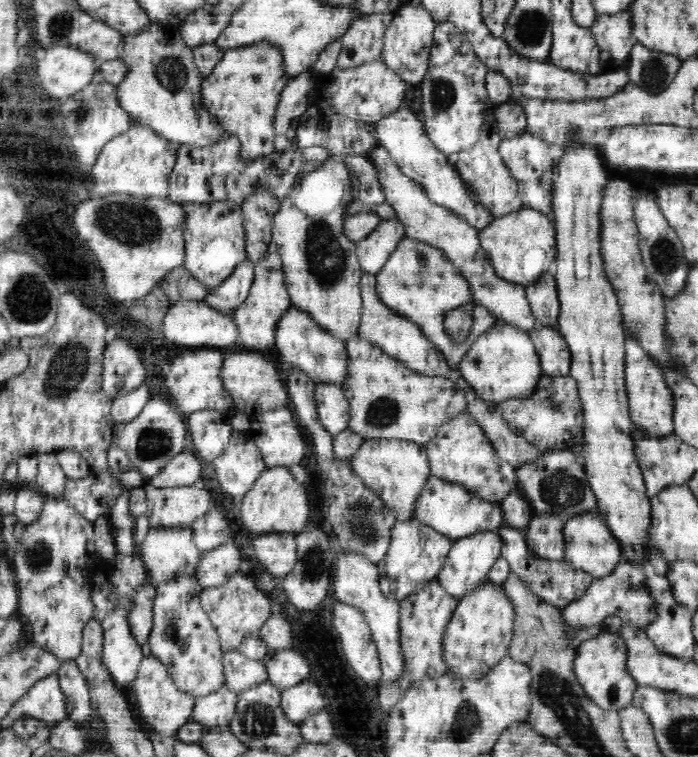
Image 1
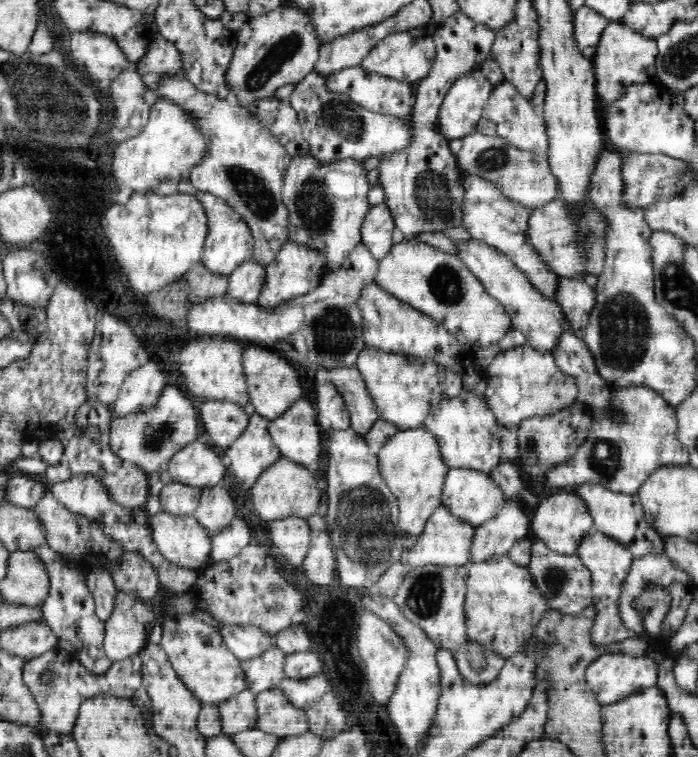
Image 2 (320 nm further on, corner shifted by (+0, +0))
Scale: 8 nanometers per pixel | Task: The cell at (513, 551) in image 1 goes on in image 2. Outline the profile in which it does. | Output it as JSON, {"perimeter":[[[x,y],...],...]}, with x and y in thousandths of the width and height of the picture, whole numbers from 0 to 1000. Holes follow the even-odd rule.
{"perimeter":[[[762,711],[762,740],[755,750],[788,804],[811,812],[828,812],[848,802],[847,757],[827,733],[801,732],[784,724],[777,713]]]}

